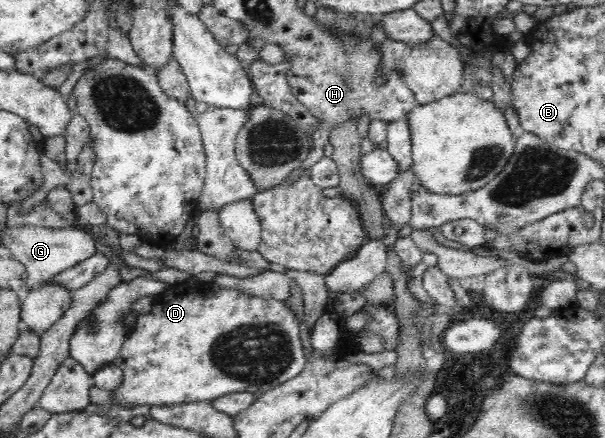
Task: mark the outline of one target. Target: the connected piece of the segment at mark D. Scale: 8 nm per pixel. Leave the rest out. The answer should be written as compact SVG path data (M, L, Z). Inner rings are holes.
M186 280L169 285L157 296L152 311L140 315L121 347L114 365L123 371L124 382L113 390L117 404L162 404L213 401L228 393L265 393L296 378L306 368L307 354L300 340L300 324L296 314L279 299L248 295L236 286L220 286L214 282Z

